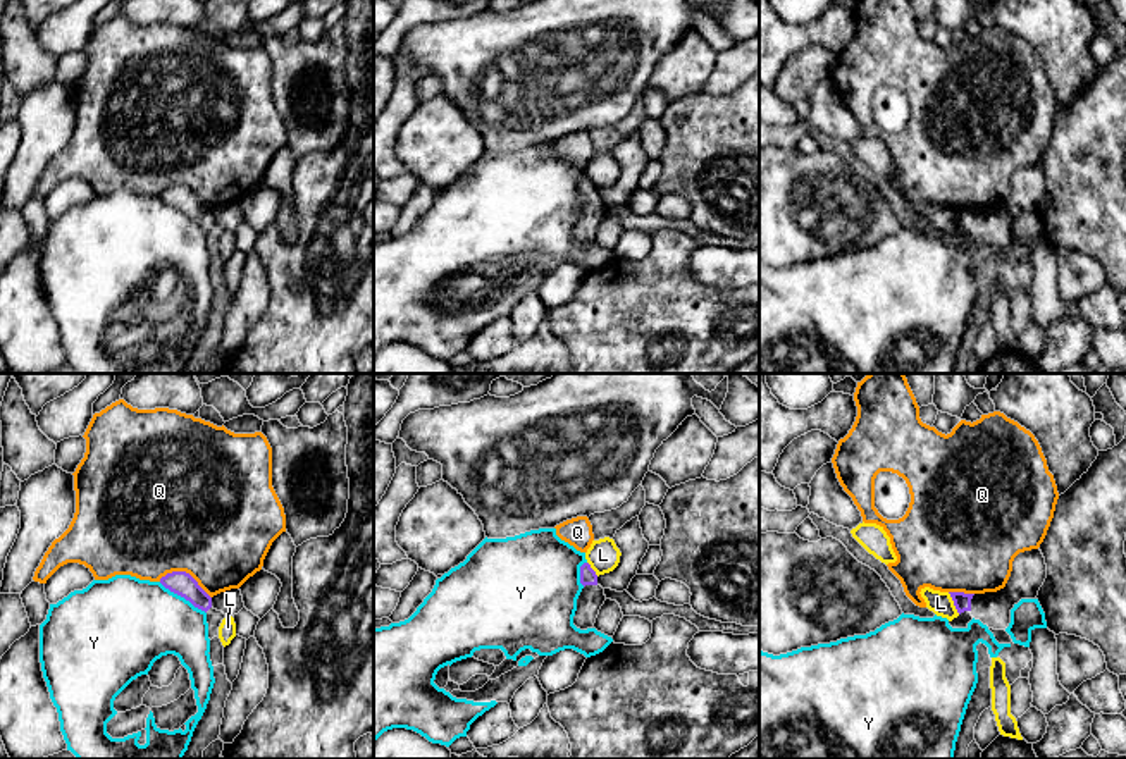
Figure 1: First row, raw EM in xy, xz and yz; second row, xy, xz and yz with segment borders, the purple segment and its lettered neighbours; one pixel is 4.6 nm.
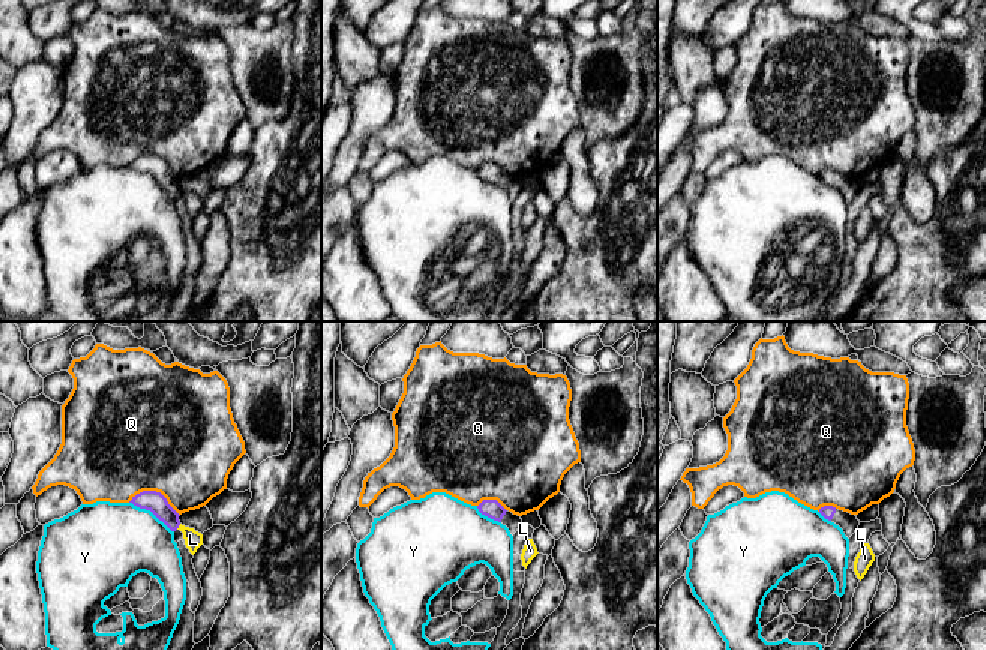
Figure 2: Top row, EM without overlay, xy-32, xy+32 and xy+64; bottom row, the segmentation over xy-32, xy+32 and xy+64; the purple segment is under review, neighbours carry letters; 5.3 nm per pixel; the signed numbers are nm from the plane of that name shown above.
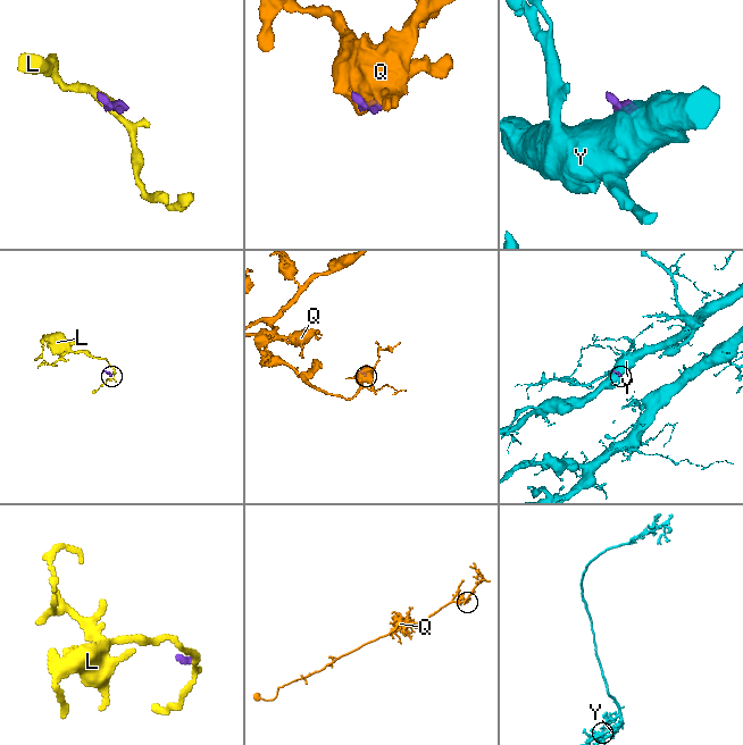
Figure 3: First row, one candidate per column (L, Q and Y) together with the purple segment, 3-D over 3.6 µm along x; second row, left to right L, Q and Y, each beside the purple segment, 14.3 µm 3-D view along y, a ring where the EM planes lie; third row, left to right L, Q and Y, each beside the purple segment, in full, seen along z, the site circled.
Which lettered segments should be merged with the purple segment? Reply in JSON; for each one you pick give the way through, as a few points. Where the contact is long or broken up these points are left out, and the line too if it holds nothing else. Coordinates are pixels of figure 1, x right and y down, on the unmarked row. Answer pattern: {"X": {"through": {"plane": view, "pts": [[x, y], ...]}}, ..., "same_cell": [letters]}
{"same_cell": []}

